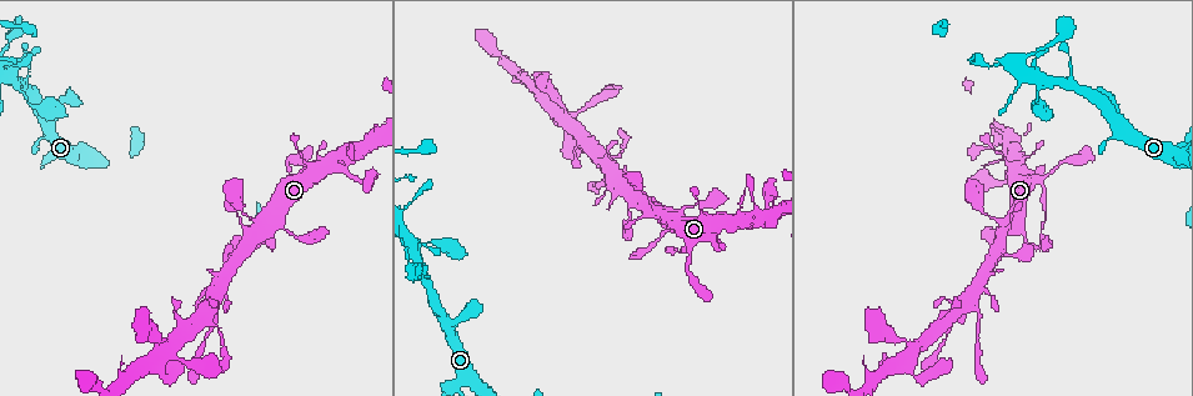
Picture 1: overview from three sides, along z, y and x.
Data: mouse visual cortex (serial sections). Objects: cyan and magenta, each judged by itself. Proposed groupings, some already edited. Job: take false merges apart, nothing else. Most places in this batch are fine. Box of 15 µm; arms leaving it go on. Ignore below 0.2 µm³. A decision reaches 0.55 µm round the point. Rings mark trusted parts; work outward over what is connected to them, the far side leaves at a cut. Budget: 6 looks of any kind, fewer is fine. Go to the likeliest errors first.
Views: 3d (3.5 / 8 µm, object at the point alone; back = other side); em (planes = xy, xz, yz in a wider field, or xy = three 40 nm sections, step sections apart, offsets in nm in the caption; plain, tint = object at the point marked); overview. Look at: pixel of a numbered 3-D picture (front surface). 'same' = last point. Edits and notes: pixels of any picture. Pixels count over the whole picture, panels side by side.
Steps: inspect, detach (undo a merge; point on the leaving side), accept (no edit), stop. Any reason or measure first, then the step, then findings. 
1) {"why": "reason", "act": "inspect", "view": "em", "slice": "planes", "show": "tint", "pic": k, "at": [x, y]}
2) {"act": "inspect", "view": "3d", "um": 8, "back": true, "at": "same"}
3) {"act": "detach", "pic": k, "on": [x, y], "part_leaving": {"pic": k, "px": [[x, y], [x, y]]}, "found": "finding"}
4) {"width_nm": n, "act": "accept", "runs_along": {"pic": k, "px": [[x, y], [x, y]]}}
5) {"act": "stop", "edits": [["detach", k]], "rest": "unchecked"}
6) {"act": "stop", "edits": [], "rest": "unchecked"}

{"why": "three-way junction", "act": "inspect", "view": "3d", "um": 3.5, "pic": 1, "at": [339, 165]}

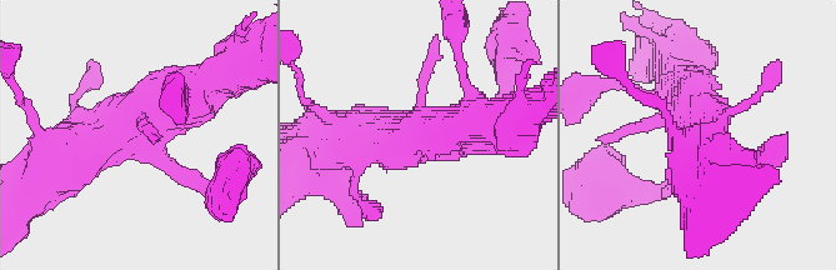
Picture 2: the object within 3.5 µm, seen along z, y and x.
{"why": "shape alone is not enough", "act": "inspect", "view": "em", "slice": "xy", "step": 2, "show": "tint", "pic": 2, "at": [145, 138]}

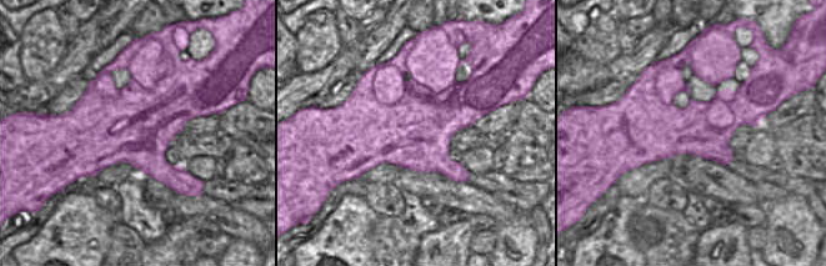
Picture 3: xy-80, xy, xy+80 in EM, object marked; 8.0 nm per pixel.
{"width_nm": 850, "act": "accept", "runs_along": {"pic": 2, "px": [[68, 156], [148, 134], [209, 88]]}, "found": "one cell here"}

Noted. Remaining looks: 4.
{"why": "four-way junction", "act": "inspect", "view": "3d", "um": 3.5, "pic": 1, "at": [655, 206]}

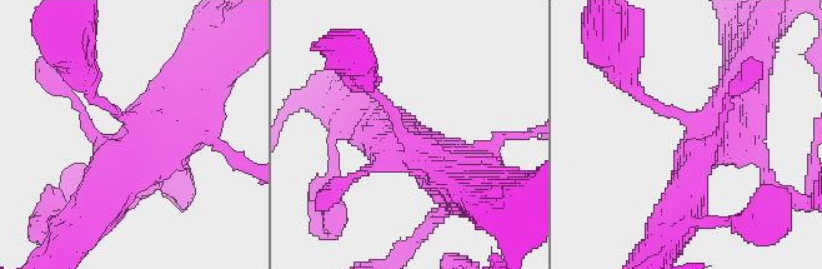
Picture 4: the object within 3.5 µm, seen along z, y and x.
{"act": "inspect", "view": "em", "slice": "xy", "step": 3, "show": "tint", "pic": 4, "at": [412, 144]}

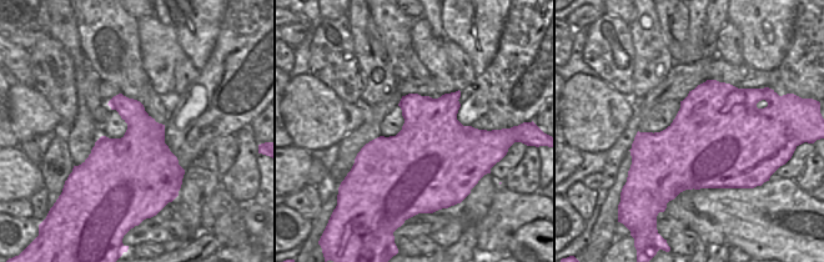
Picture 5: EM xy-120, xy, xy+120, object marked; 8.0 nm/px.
{"act": "accept", "runs_along": {"pic": 4, "px": [[190, 88], [175, 126], [99, 203]]}, "found": "all the same cell"}

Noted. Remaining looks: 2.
{"why": "narrows sharply", "act": "inspect", "view": "3d", "um": 3.5, "pic": 1, "at": [566, 117]}

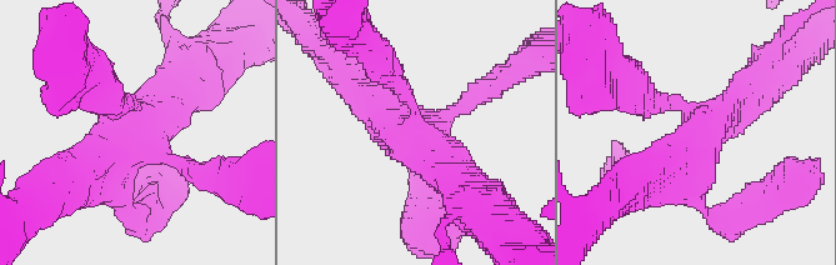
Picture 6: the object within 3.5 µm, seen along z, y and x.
{"arms": 4, "arm_widths_nm": [200, 200, 500, 500], "act": "inspect", "view": "em", "slice": "planes", "show": "tint", "pic": 6, "at": [414, 123]}

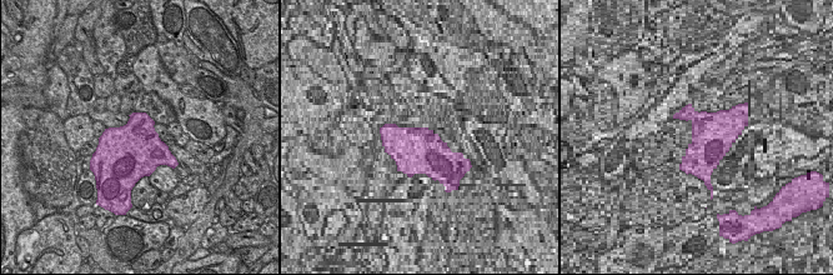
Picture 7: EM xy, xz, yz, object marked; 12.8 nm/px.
{"act": "accept", "runs_along": {"pic": 6, "px": [[466, 193], [444, 160], [359, 90]]}, "found": "continuous, no second cell"}

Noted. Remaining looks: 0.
{"act": "stop", "edits": [], "rest": "unchecked"}

